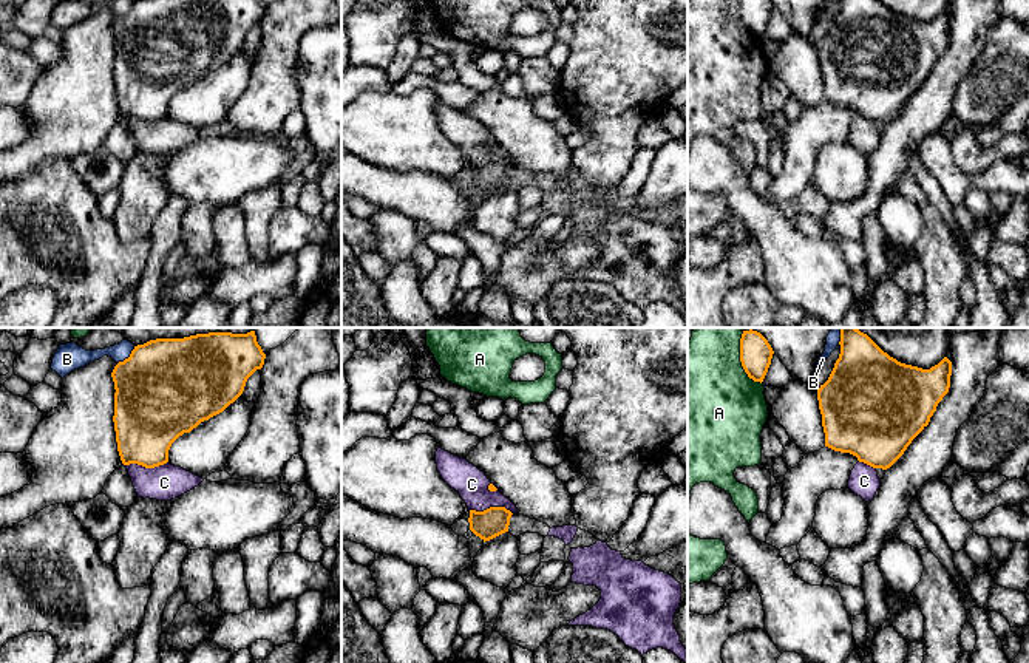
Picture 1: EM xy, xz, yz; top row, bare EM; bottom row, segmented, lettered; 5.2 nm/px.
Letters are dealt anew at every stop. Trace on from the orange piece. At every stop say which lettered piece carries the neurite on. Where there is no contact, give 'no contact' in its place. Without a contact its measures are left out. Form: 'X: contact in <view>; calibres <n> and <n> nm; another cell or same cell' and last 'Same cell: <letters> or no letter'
A: contact in yz; calibres 150 and 500 nm; another cell
B: contact in xy; calibres 480 and 90 nm; another cell
C: contact in xy; calibres 360 and 190 nm; another cell
Same cell: no letter

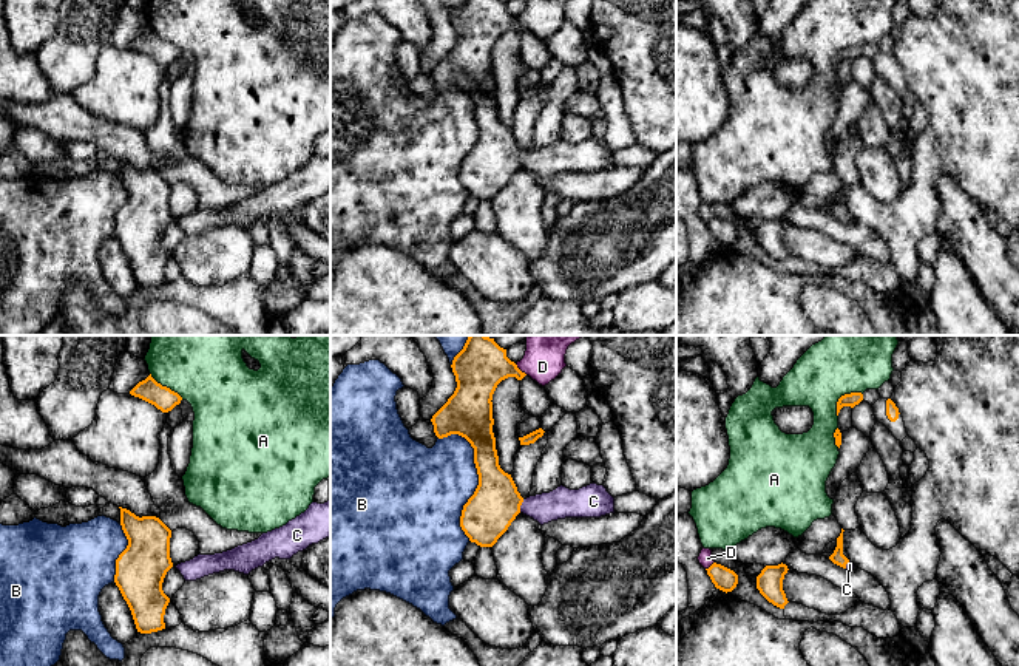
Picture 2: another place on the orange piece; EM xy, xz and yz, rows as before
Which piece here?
A: contact in yz; calibres 70 and 300 nm; another cell
B: contact in xz; calibres 260 and 380 nm; another cell
C: contact in xz; calibres 260 and 160 nm; same cell
D: contact in xz; calibres 240 and 190 nm; another cell
Same cell: C

